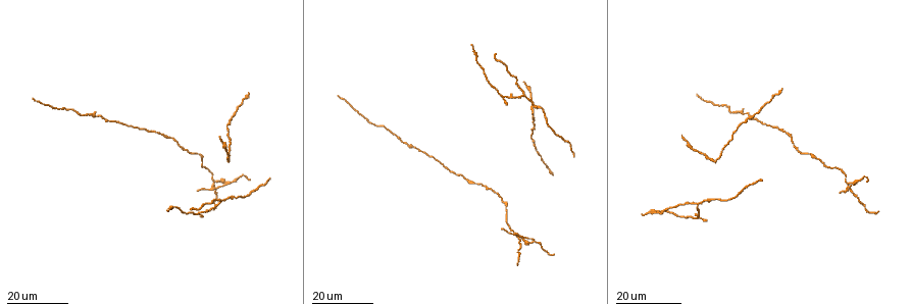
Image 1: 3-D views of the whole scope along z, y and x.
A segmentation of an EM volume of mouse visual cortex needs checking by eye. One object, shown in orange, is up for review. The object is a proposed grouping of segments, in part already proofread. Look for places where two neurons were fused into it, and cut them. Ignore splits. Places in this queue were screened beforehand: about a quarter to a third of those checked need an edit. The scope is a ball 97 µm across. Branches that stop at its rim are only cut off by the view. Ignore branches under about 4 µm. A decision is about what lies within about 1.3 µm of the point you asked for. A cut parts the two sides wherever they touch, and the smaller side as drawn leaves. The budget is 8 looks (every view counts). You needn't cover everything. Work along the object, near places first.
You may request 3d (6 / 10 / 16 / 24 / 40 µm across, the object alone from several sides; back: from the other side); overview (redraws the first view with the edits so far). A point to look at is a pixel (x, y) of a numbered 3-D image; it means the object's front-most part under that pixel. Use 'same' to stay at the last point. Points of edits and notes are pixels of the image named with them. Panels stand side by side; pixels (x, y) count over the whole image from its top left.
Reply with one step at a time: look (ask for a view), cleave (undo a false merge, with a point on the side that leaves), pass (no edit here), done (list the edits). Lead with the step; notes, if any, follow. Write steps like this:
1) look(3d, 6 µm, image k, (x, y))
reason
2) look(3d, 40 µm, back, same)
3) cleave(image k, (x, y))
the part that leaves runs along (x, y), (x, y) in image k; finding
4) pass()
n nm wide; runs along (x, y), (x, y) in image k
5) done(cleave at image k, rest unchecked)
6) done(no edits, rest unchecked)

look(3d, 24 µm, image 1, (865, 208))

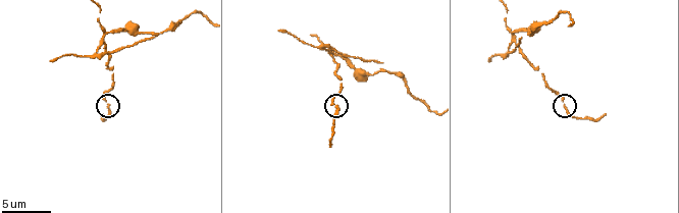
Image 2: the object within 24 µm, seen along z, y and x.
look(3d, 10 µm, image 2, (105, 100))

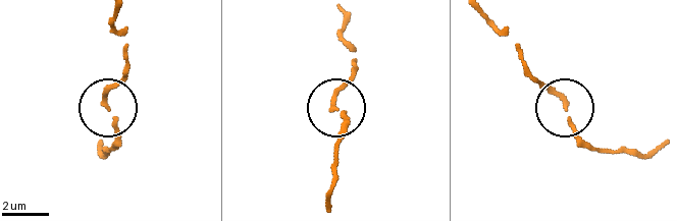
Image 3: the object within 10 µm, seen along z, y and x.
pass()
170 nm wide; runs along (343, 17), (341, 41), (357, 69), (333, 103), (341, 137) in image 3; all the same neuron

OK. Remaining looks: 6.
look(3d, 16 µm, image 1, (818, 161))
sudden change in width

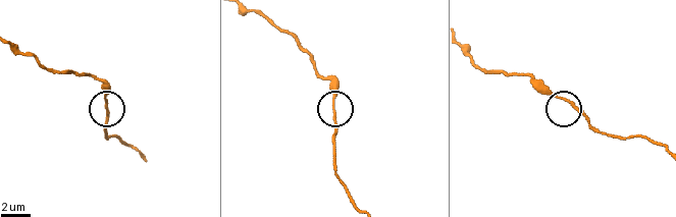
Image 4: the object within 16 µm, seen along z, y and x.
look(3d, 10 µm, image 4, (333, 108))
closer look

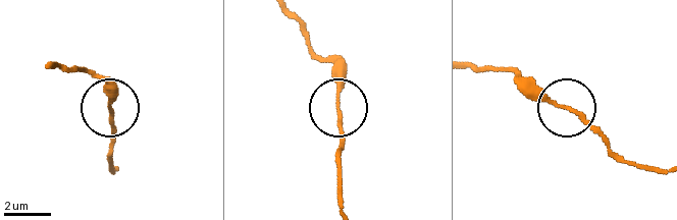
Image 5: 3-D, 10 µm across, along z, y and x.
pass()
140 nm wide; runs along (119, 93), (108, 105), (113, 161) in image 5; continuous, no second neuron

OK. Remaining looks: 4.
look(3d, 16 µm, image 1, (714, 161))
thick turns thin

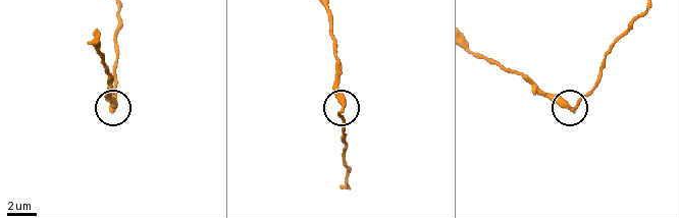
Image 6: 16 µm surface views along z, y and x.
look(3d, 6 µm, image 6, (342, 113))

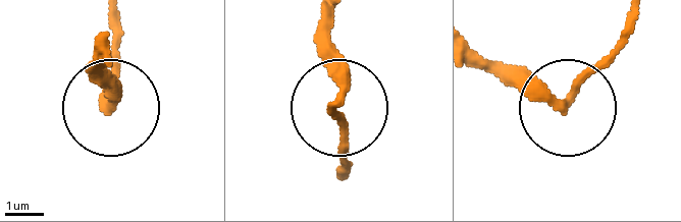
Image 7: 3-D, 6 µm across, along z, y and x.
look(3d, 6 µm, back, image 7, (336, 106))
other side

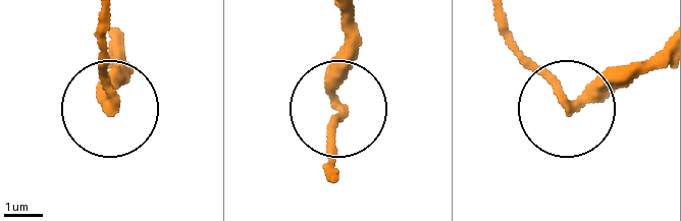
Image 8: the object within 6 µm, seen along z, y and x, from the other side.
cleave(image 8, (128, 76))
the part that leaves runs along (111, 108), (120, 60) in image 8; a second neuron is stuck on

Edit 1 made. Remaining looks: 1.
done(cleave at image 8, rest unchecked)

